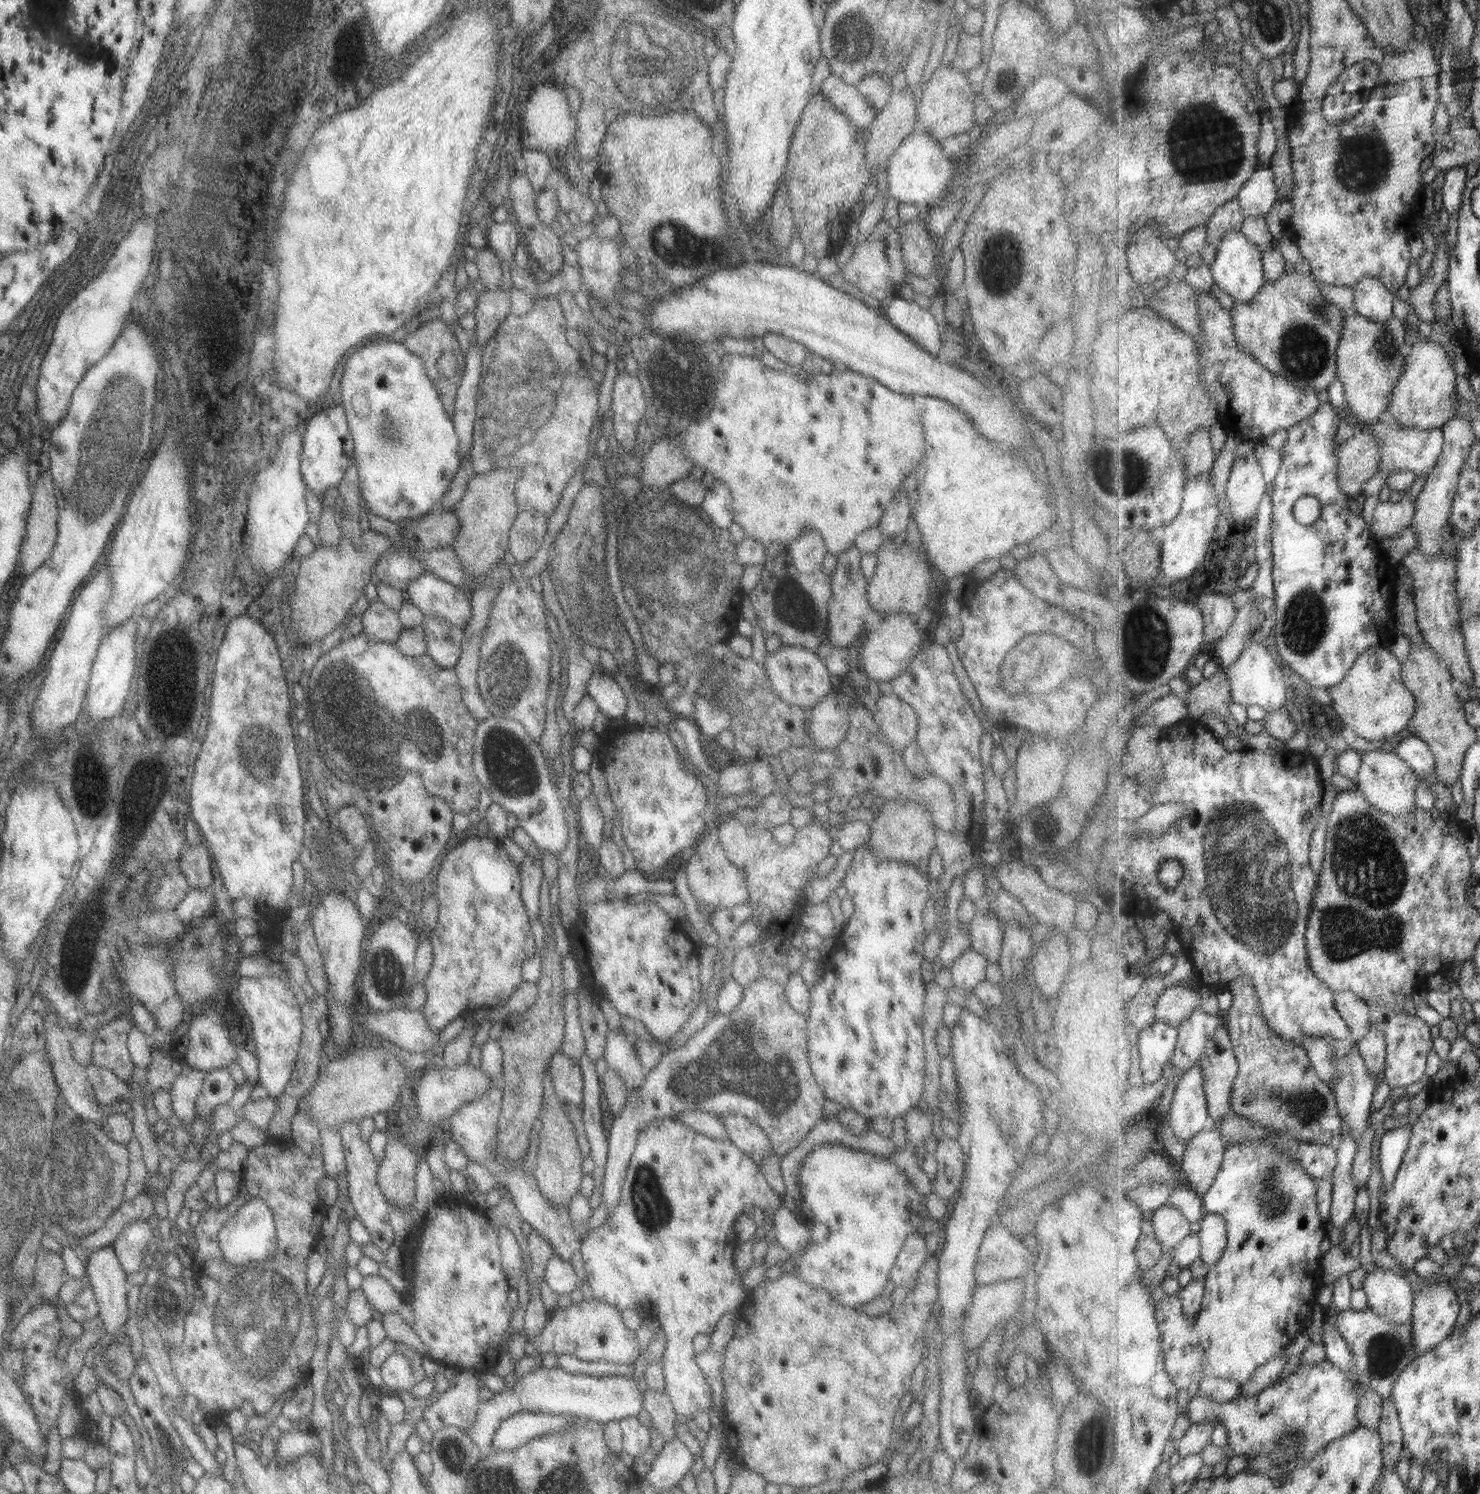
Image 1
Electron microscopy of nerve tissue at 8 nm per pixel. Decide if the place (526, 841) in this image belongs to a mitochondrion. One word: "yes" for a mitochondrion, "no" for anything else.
no

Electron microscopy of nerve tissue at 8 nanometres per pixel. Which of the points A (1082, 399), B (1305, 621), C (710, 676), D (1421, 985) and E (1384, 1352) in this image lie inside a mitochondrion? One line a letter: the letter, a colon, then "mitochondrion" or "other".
A: other
B: mitochondrion
C: mitochondrion
D: other
E: mitochondrion

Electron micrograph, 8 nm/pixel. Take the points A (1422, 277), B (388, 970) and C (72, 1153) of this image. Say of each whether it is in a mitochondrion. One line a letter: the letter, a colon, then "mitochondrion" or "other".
A: other
B: mitochondrion
C: mitochondrion

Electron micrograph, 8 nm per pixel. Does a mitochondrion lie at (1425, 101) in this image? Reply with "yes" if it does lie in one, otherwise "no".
no

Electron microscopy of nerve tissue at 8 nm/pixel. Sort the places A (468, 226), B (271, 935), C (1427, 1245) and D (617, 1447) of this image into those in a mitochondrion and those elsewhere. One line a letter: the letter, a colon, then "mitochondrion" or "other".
A: other
B: other
C: other
D: other

